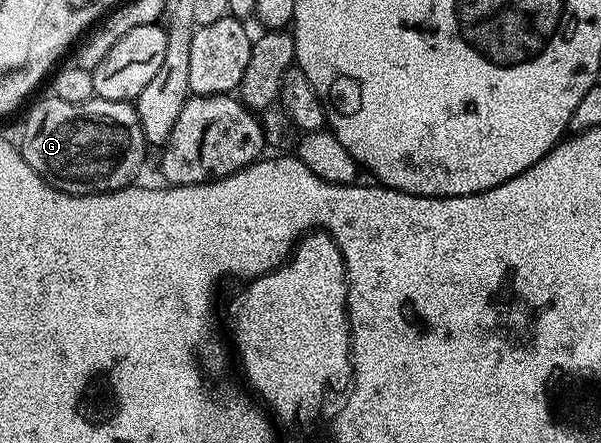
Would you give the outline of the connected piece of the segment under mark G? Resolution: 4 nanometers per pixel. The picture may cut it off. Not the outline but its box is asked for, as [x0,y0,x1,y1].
[18,96,146,194]

